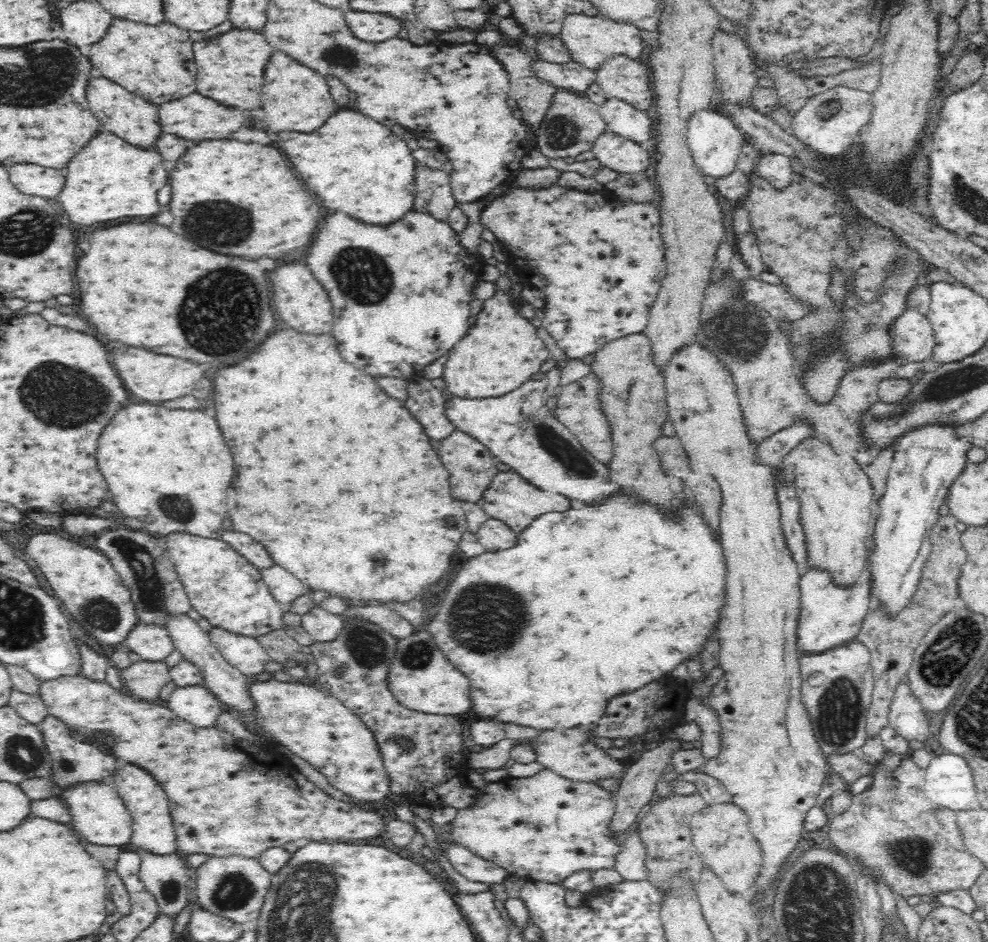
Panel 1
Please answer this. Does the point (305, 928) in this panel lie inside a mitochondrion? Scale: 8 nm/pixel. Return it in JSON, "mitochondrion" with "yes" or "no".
{"mitochondrion":"yes"}

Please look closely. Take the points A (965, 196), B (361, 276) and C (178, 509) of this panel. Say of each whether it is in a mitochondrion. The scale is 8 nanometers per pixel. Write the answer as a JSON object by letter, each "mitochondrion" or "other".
{"A":"mitochondrion","B":"mitochondrion","C":"mitochondrion"}

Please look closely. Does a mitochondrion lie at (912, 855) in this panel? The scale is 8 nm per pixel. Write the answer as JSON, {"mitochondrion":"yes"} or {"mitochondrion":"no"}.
{"mitochondrion":"yes"}

